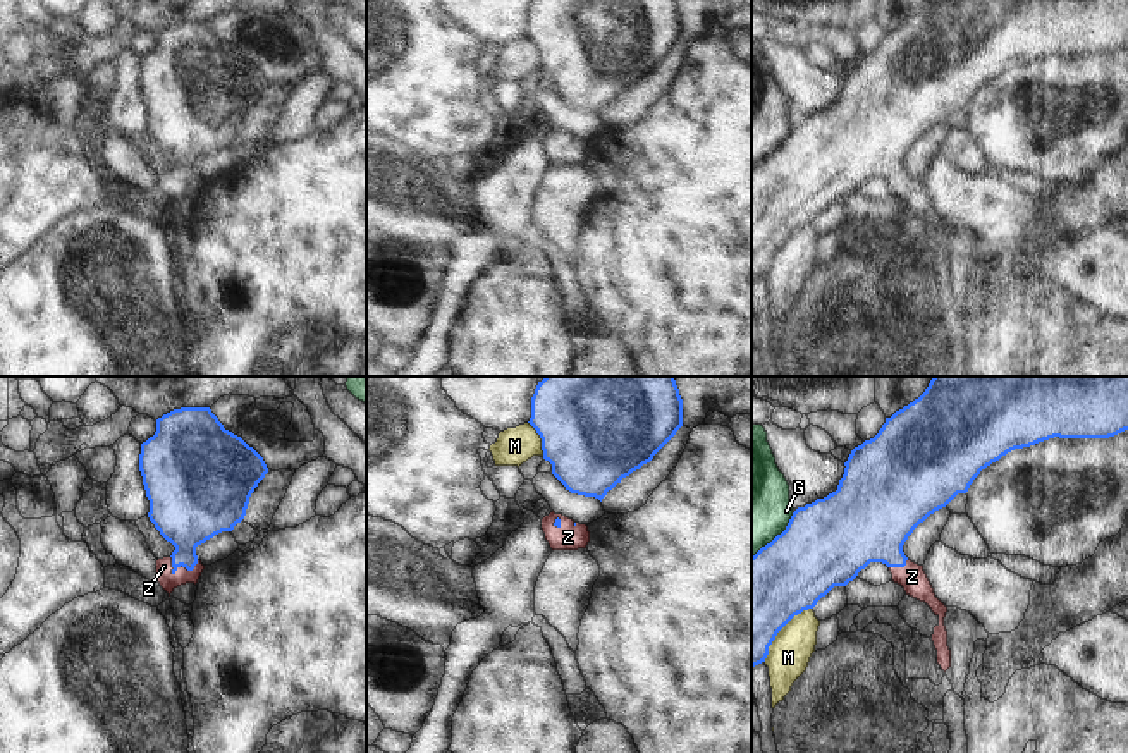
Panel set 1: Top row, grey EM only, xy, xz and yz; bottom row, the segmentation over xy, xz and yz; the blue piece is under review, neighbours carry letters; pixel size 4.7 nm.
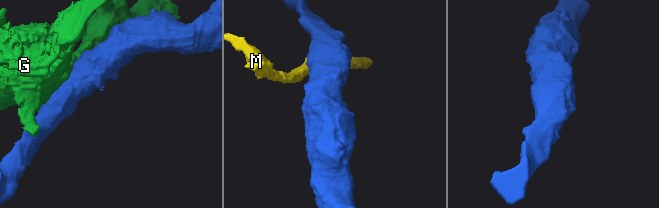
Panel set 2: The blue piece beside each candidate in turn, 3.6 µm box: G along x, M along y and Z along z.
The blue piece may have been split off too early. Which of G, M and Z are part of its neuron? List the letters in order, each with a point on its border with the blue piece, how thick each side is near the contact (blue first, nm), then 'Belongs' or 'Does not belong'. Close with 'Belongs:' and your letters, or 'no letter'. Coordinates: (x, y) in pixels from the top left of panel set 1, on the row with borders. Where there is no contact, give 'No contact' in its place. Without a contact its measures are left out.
G: Touches blue at yz (778, 535). Thickness 400 nm (blue) against 360 nm. Does not belong
M: Touches blue at yz (781, 628). Thickness 400 nm (blue) against 190 nm. Does not belong
Z: Touches blue at xy (184, 566). Thickness 320 nm (blue) against 80 nm. Belongs
Belongs: Z

